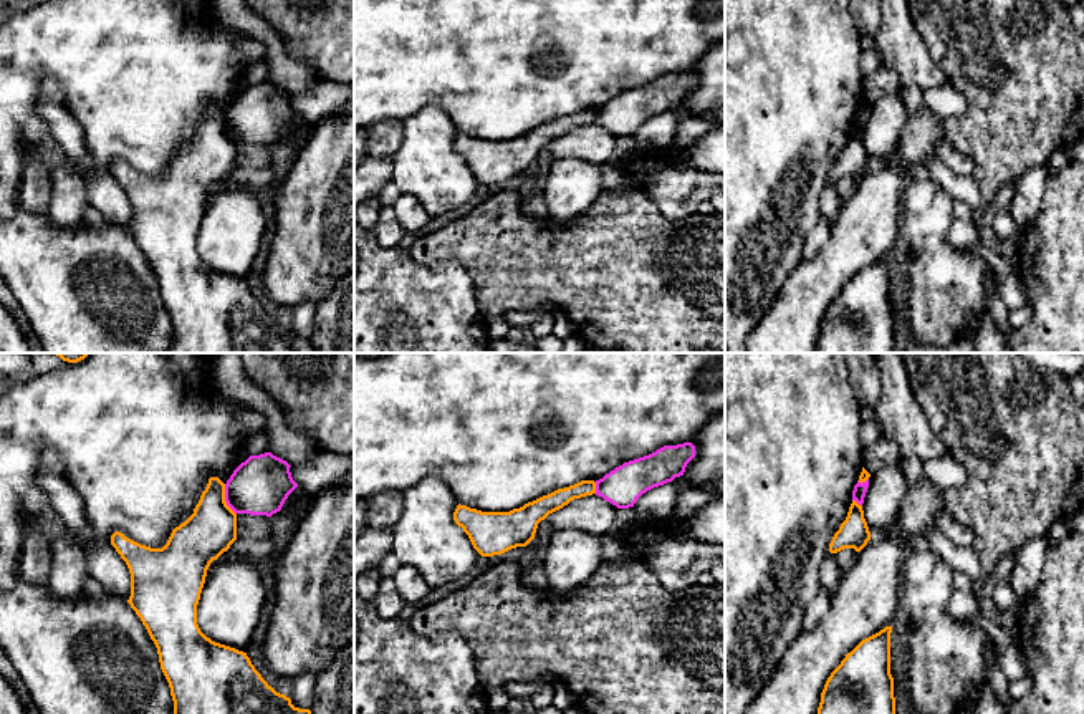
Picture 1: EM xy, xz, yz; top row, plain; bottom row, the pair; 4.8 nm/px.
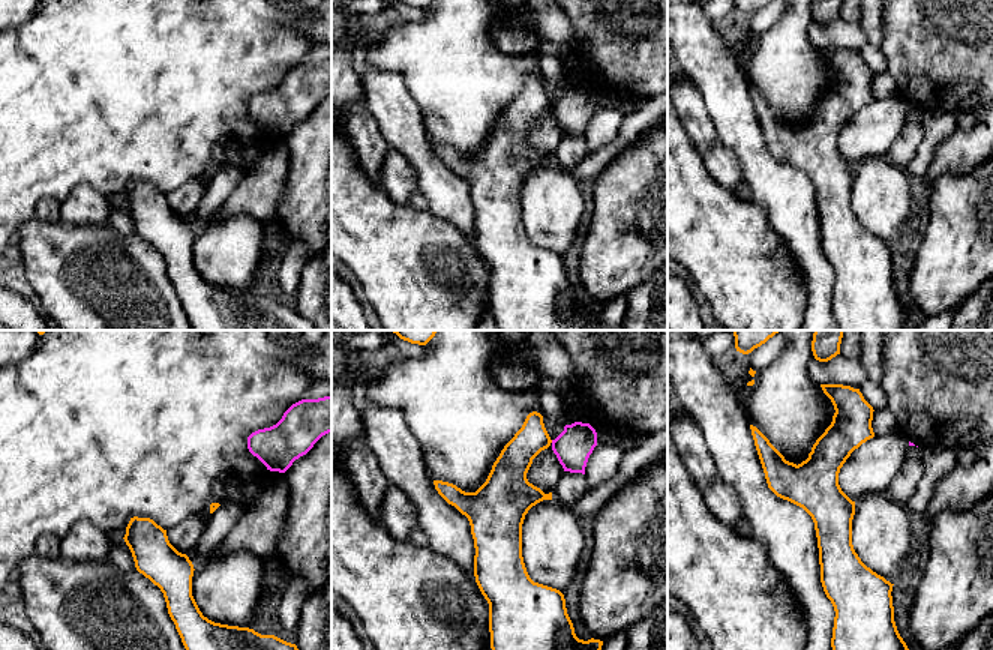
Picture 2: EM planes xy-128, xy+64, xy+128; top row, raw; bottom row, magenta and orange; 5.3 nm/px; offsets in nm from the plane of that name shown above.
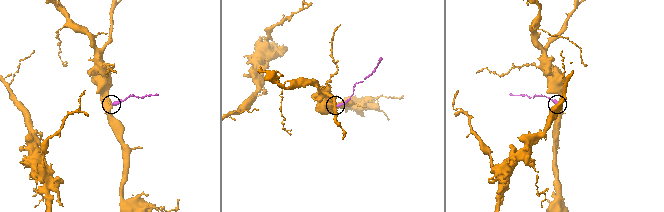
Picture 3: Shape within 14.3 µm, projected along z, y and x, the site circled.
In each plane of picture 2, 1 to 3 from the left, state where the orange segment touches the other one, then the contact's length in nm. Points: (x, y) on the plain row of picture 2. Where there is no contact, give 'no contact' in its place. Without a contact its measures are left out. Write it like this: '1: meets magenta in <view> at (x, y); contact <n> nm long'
1: no contact
2: no contact
3: no contact

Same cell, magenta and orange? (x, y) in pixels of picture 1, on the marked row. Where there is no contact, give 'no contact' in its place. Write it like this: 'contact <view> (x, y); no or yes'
contact xy (225, 499); no

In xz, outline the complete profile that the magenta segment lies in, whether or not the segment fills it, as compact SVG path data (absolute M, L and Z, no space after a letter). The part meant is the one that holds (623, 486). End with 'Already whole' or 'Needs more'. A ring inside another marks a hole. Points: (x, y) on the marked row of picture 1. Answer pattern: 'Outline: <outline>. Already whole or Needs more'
Outline: M692 442L664 446L649 456L624 462L596 480L596 495L617 509L634 507L647 490L683 475L693 457L695 446Z. Already whole

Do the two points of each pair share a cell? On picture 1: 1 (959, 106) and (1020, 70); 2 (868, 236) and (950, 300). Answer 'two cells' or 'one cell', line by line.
1: two cells
2: two cells

